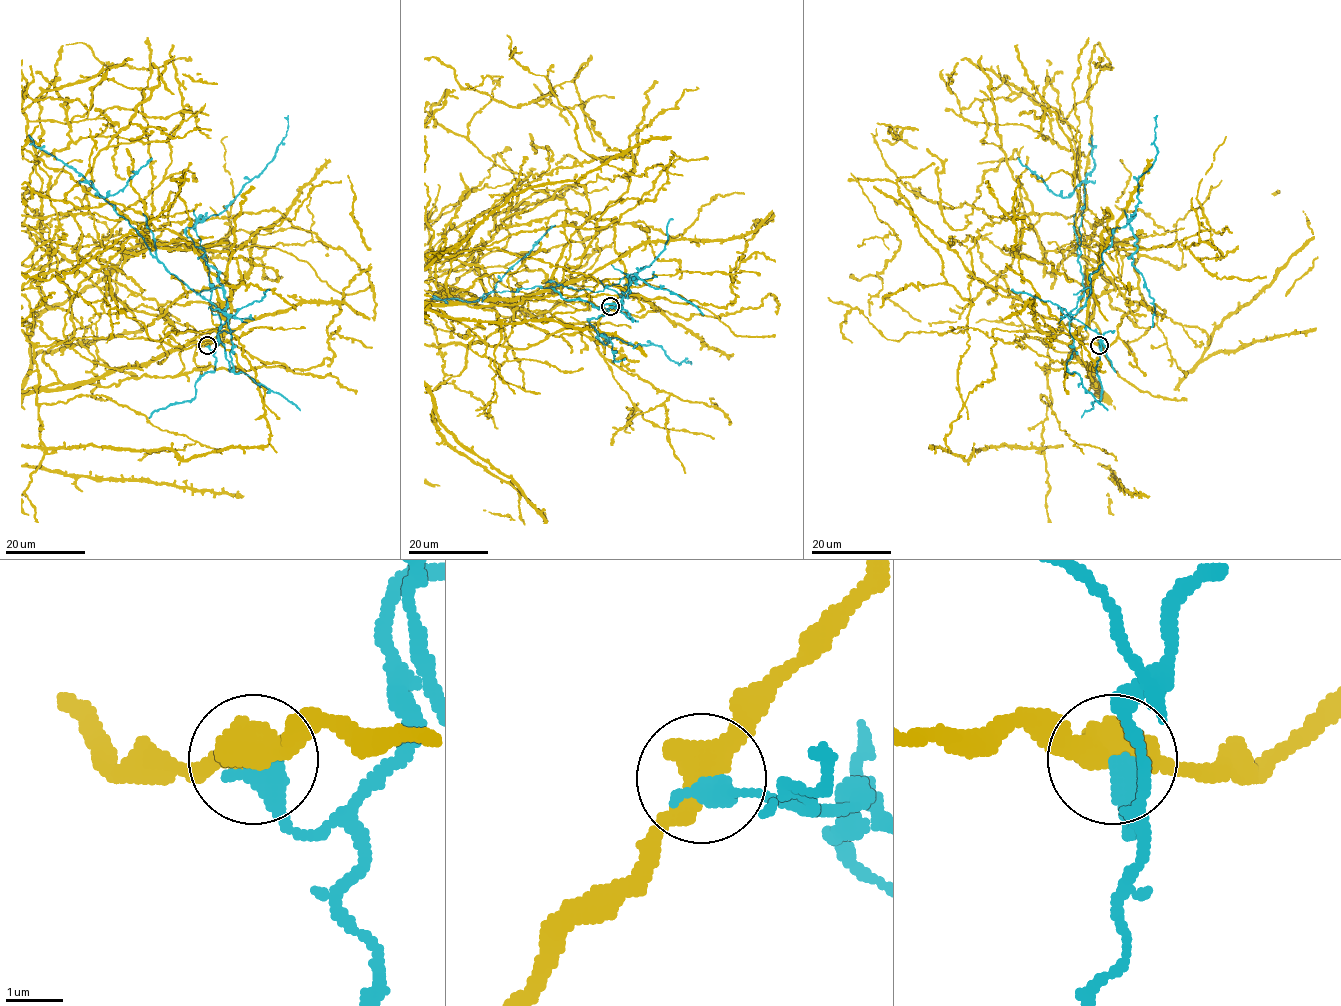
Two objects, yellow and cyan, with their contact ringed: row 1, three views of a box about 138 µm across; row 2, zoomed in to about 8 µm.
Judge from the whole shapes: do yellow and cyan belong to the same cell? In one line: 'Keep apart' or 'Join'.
Keep apart

